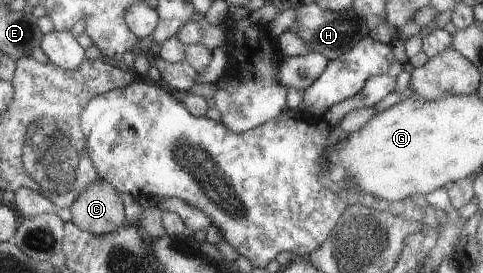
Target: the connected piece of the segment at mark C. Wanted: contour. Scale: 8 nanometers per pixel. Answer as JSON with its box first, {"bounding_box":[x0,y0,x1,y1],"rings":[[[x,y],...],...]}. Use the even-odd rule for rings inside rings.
{"bounding_box":[68,179,126,236],"rings":[[[101,179],[79,192],[68,209],[71,224],[95,236],[109,234],[126,224],[119,193]]]}

